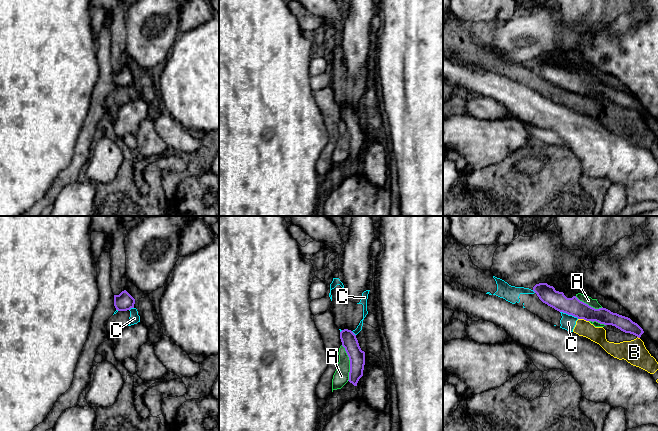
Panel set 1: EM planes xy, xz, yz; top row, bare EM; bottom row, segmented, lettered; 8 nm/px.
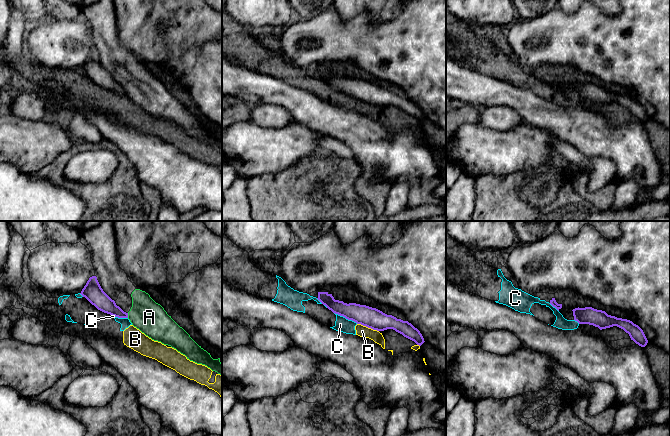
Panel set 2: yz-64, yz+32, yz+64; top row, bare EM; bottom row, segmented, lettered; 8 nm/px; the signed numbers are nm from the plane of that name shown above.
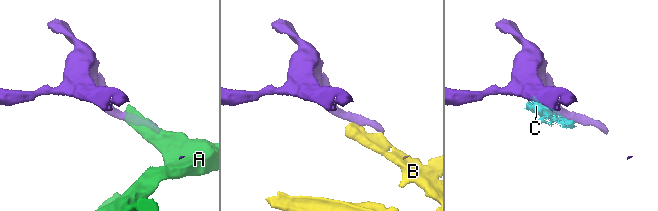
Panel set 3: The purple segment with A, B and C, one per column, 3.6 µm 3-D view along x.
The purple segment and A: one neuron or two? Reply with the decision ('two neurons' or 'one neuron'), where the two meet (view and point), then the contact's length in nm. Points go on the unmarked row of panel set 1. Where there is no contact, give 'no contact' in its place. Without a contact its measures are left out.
two neurons | xz (350, 139) | 300 nm

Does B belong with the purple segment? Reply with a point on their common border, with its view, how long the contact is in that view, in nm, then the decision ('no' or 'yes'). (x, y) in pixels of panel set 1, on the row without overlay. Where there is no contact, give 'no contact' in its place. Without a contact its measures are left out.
yz (583, 94) | 90 nm | no

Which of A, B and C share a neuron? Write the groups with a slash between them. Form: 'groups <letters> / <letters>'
groups A / B C

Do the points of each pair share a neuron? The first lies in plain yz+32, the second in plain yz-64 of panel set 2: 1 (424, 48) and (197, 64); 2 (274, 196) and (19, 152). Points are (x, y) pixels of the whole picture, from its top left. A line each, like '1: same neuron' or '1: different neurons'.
1: same neuron
2: different neurons

